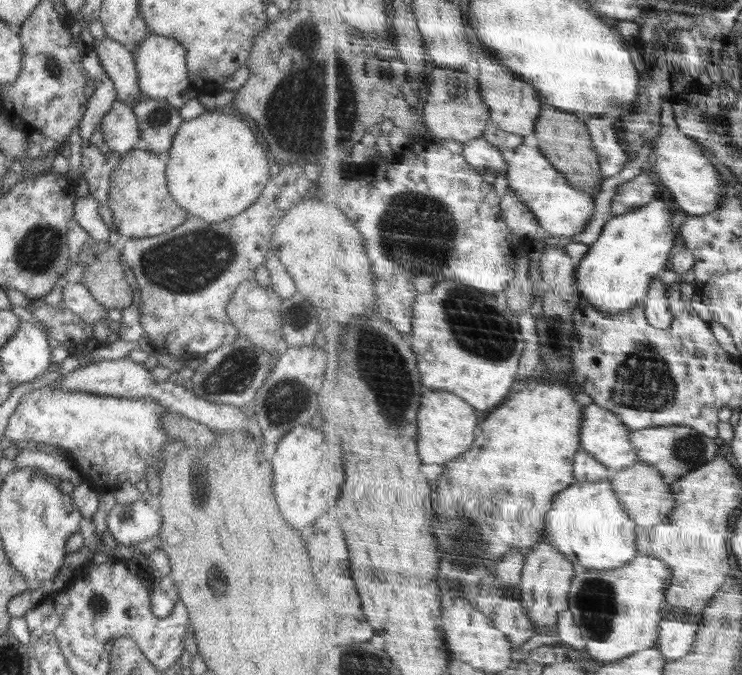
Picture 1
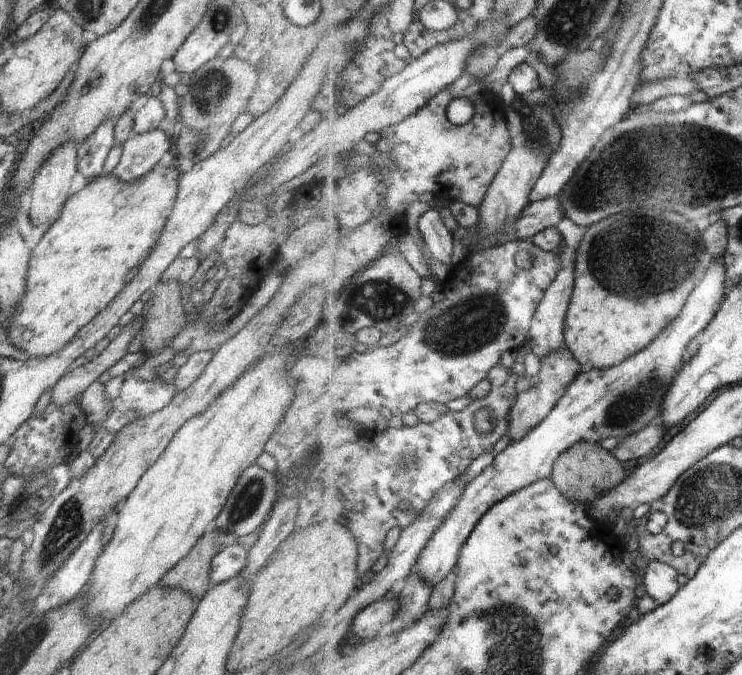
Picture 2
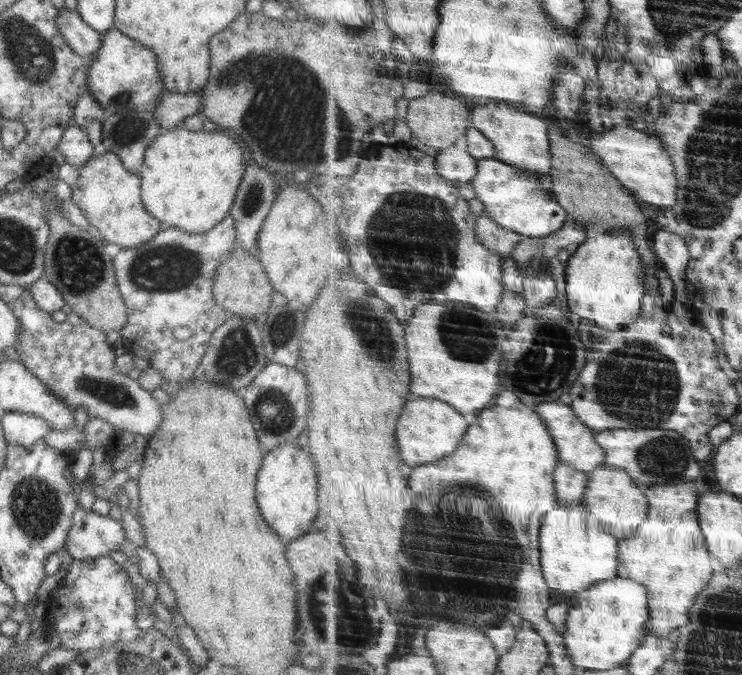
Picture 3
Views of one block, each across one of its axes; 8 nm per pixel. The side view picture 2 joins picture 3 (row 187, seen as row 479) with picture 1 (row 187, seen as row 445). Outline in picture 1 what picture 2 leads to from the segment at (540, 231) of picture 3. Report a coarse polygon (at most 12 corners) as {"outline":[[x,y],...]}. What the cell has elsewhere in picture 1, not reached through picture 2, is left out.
{"outline":[[540,146],[509,158],[508,190],[559,237],[586,232],[594,193],[576,189]]}

